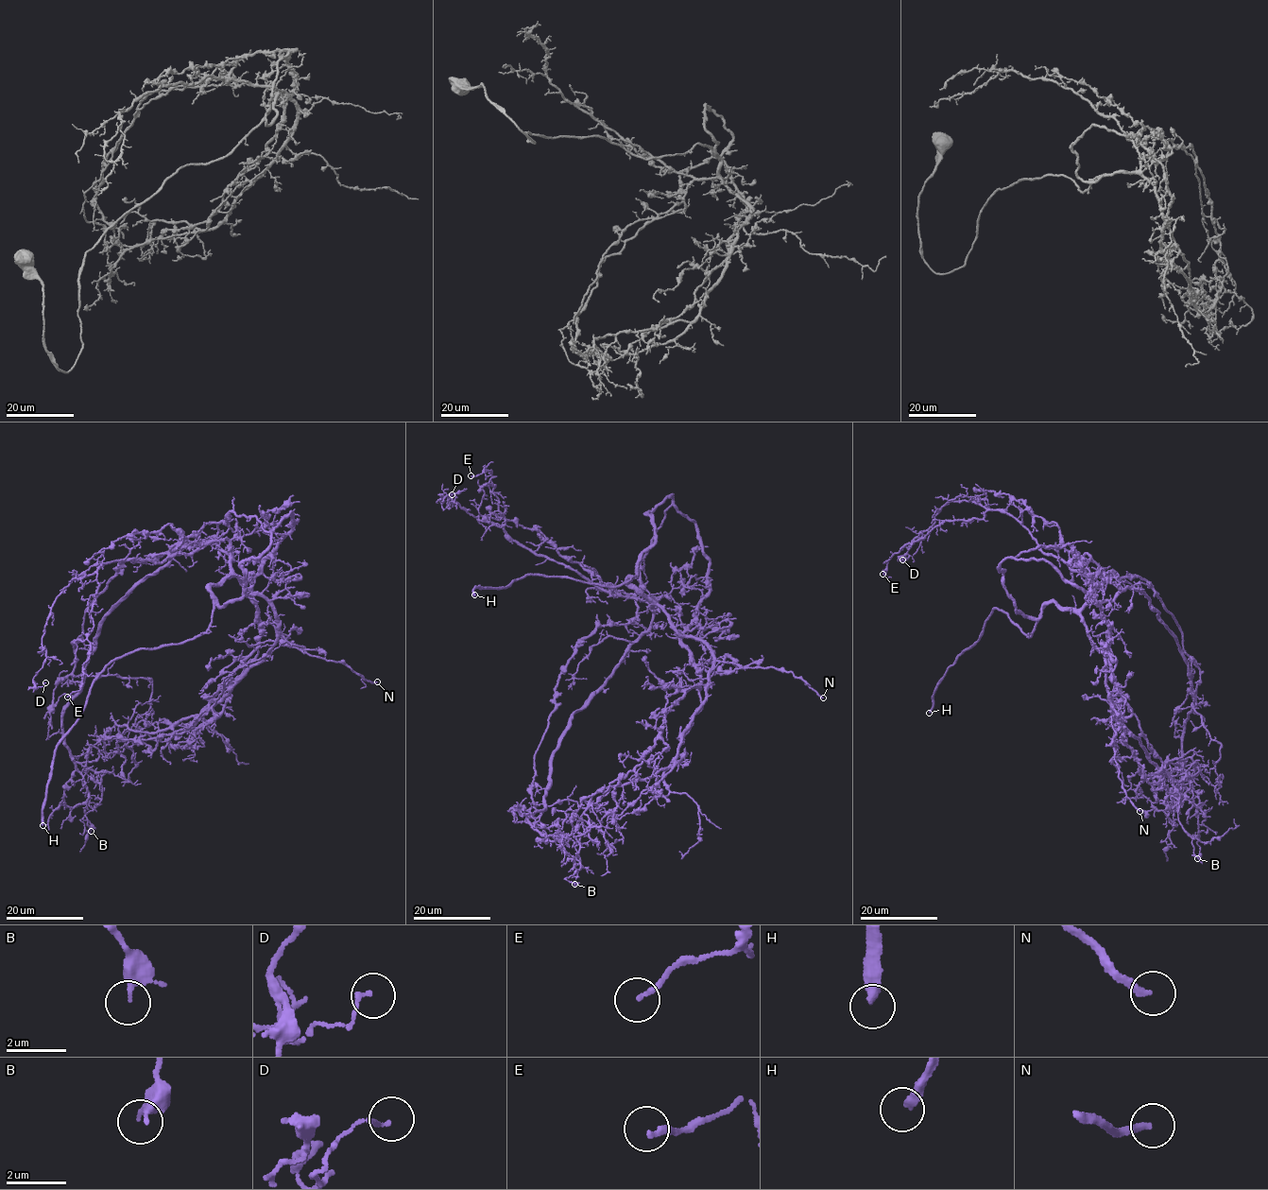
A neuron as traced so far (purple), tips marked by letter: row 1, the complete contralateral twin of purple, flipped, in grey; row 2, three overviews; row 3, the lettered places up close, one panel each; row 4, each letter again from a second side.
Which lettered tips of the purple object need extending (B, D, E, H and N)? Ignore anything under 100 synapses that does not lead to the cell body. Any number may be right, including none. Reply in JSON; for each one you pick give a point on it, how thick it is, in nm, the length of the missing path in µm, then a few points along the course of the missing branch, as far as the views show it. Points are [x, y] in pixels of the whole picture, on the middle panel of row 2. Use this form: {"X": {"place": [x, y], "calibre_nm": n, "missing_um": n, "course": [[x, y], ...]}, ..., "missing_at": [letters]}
{"H": {"place": [474, 594], "calibre_nm": 340, "missing_um": 60, "course": [[474, 594], [484, 598], [468, 594], [425, 567], [424, 558], [424, 573], [419, 574]]}, "missing_at": ["H"]}

